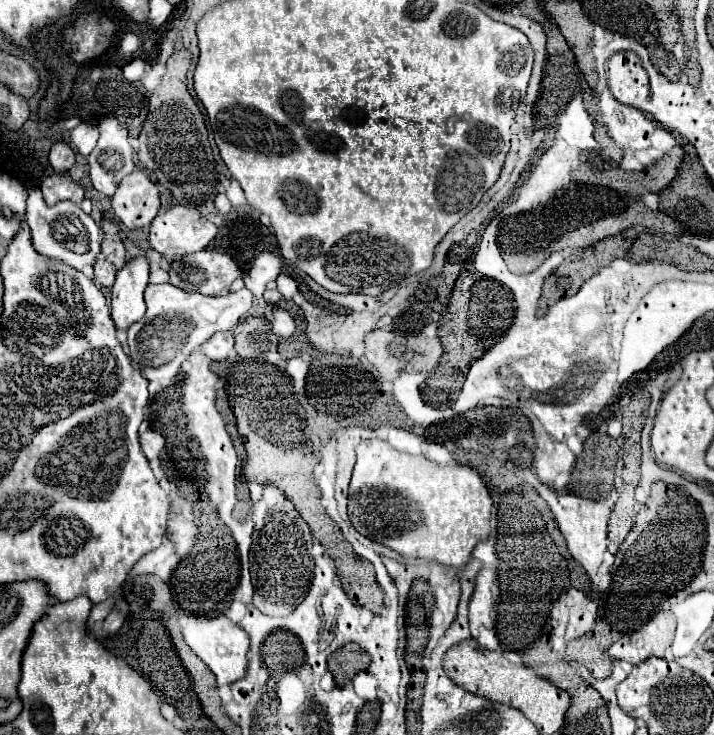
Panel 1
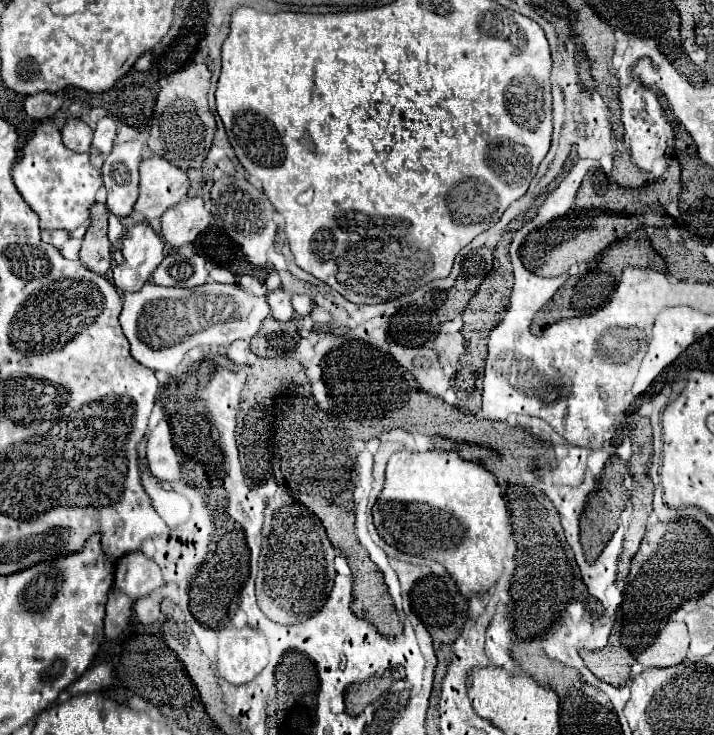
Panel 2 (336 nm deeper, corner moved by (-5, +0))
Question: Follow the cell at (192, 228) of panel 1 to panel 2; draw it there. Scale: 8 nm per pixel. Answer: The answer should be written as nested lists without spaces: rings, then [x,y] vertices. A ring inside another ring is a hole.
[[[200,196],[186,198],[162,216],[162,238],[174,248],[190,244],[208,228],[210,214]]]

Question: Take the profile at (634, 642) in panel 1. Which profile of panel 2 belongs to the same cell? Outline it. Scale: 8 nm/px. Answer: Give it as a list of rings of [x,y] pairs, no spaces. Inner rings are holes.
[[[672,620],[658,632],[654,642],[636,656],[636,662],[644,668],[674,666],[686,658],[688,652],[688,630],[684,622]]]

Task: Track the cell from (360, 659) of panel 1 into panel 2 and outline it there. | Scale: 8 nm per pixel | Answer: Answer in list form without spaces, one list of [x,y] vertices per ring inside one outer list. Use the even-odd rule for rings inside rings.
[[[372,676],[364,682],[356,682],[352,686],[348,686],[346,694],[344,694],[344,702],[346,702],[346,712],[348,714],[360,714],[370,702],[378,700],[382,692],[386,692],[392,684],[392,678],[380,678],[380,676]]]

